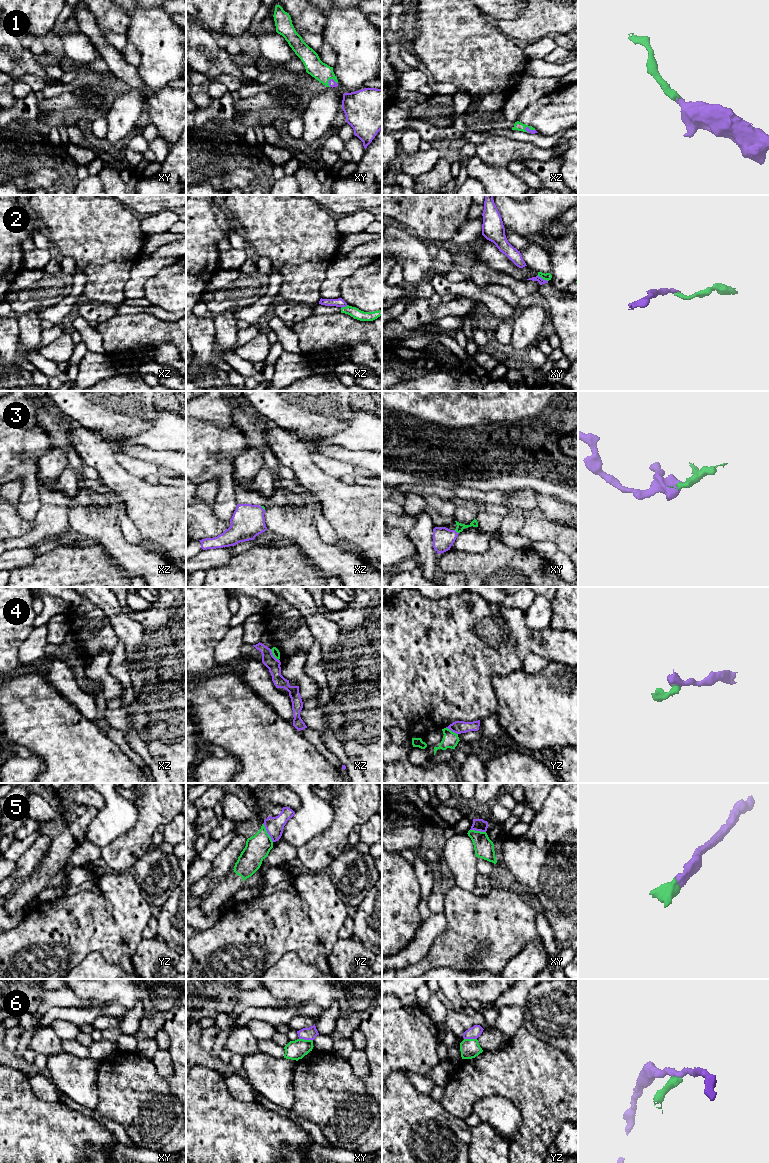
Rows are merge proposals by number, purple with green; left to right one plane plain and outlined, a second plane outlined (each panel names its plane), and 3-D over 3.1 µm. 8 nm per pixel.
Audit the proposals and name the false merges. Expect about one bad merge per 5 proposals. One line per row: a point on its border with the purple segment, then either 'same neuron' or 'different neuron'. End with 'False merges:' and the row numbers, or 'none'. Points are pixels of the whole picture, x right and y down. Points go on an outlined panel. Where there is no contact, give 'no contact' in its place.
1: xz (528, 128) | same neuron
2: xy (541, 278) | different neuron
3: xy (455, 531) | same neuron
4: xz (272, 655) | different neuron
5: yz (267, 832) | same neuron
6: xy (306, 1039) | different neuron
False merges: 2, 4, 6

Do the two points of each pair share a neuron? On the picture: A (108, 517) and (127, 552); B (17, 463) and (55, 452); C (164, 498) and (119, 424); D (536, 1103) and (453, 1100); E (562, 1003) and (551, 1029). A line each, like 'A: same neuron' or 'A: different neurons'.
A: same neuron
B: different neurons
C: different neurons
D: same neuron
E: same neuron

